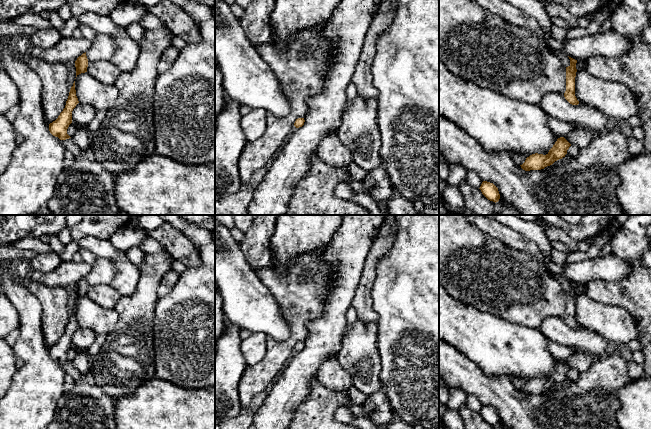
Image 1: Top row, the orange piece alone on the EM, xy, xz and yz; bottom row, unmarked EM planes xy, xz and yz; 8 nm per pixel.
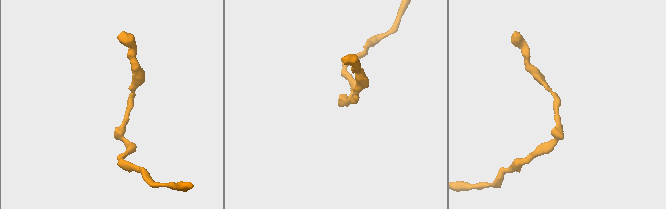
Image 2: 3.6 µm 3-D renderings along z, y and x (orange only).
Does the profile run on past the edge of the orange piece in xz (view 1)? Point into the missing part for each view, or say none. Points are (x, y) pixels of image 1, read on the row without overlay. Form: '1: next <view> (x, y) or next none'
1: next none

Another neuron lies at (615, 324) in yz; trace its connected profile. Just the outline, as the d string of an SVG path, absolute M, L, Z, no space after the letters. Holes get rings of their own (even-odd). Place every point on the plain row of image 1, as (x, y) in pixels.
M586 294L576 296L575 320L579 327L596 332L607 342L627 344L639 337L637 322L626 309L596 302Z

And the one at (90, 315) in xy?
M88 296L77 299L75 314L79 327L92 329L96 334L108 335L114 330L119 319L114 308L106 309Z

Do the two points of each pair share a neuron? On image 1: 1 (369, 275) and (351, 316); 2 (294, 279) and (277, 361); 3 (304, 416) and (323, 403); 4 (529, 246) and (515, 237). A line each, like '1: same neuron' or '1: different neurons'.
1: different neurons
2: same neuron
3: same neuron
4: same neuron

